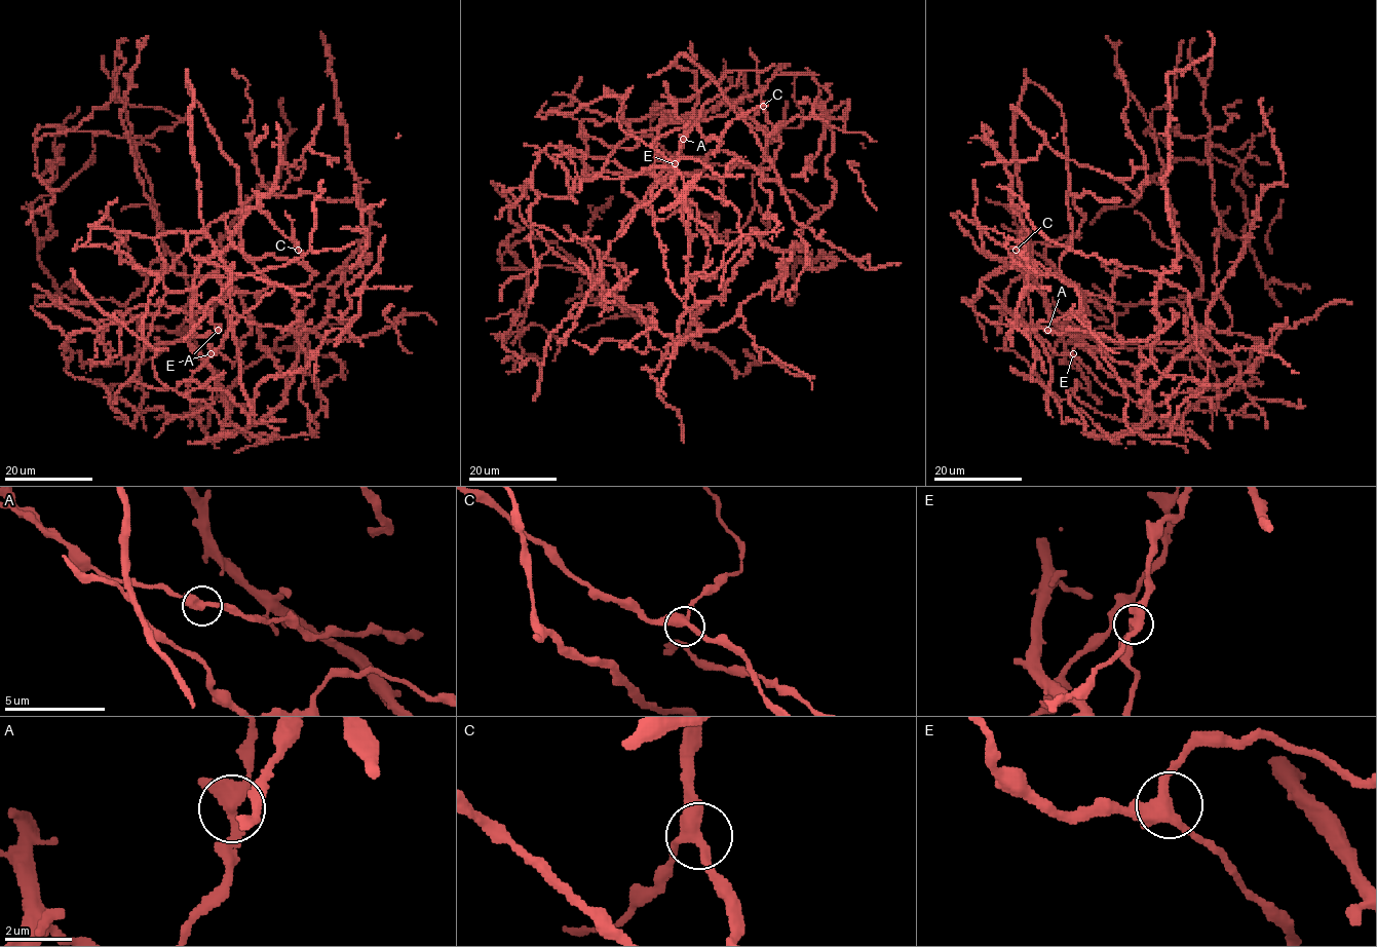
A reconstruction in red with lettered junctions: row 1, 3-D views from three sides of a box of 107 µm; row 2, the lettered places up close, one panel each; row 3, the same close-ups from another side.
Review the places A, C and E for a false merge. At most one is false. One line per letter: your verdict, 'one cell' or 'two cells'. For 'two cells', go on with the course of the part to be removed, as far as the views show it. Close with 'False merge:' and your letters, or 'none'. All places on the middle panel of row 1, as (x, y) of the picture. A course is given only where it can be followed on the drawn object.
A: one cell
C: one cell
E: one cell
False merge: none

